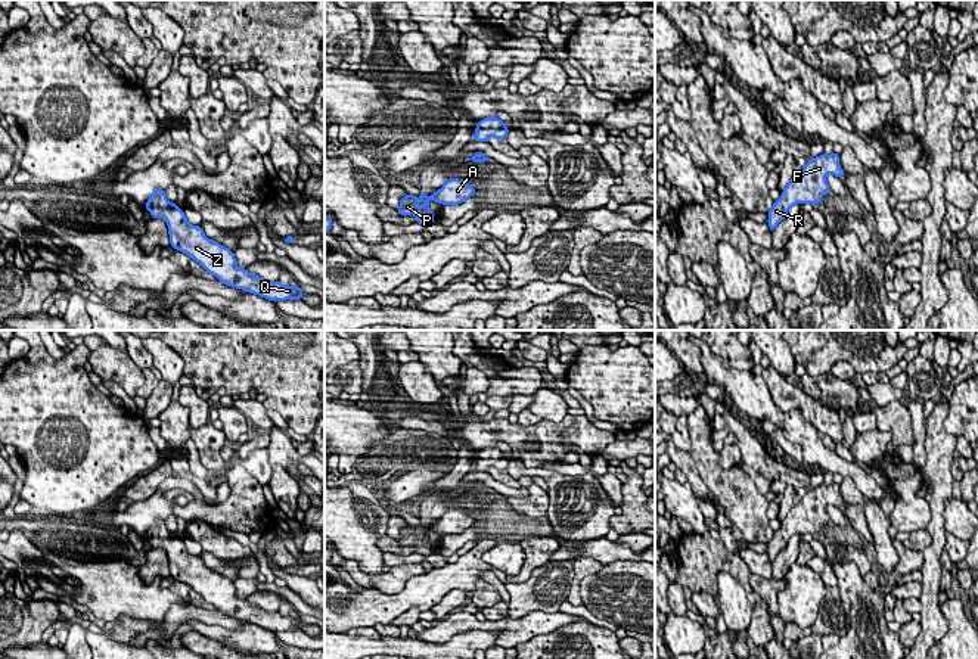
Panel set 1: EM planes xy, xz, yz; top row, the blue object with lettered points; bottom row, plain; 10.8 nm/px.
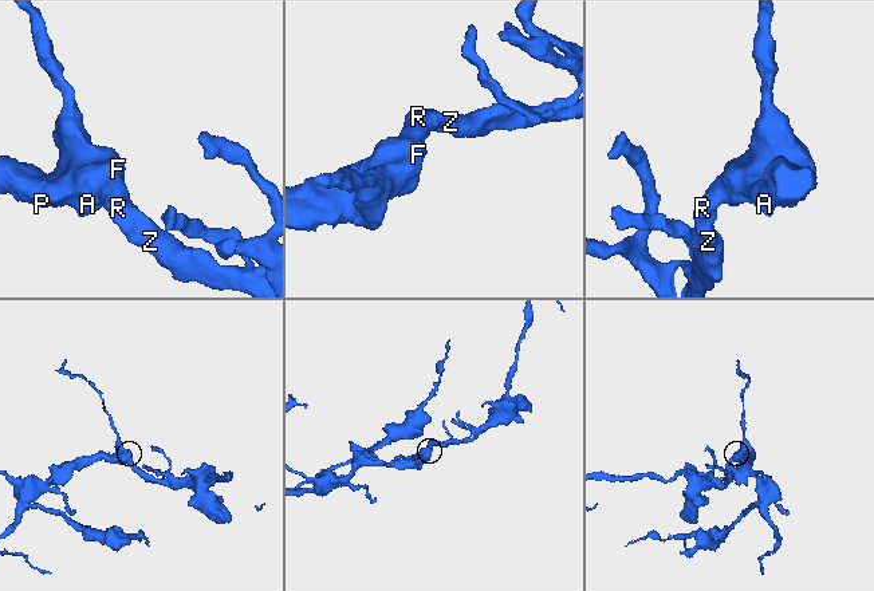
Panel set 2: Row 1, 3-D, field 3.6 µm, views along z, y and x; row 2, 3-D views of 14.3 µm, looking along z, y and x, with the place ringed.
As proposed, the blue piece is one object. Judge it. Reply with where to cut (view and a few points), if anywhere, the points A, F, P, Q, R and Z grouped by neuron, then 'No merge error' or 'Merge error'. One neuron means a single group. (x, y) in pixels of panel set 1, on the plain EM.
No split. Groups: A F P Q R Z. No merge error

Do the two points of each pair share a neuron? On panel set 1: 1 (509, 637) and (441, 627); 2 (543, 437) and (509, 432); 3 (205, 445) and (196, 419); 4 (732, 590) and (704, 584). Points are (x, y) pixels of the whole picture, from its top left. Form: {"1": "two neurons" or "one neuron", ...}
{"1": "one neuron", "2": "one neuron", "3": "two neurons", "4": "two neurons"}

